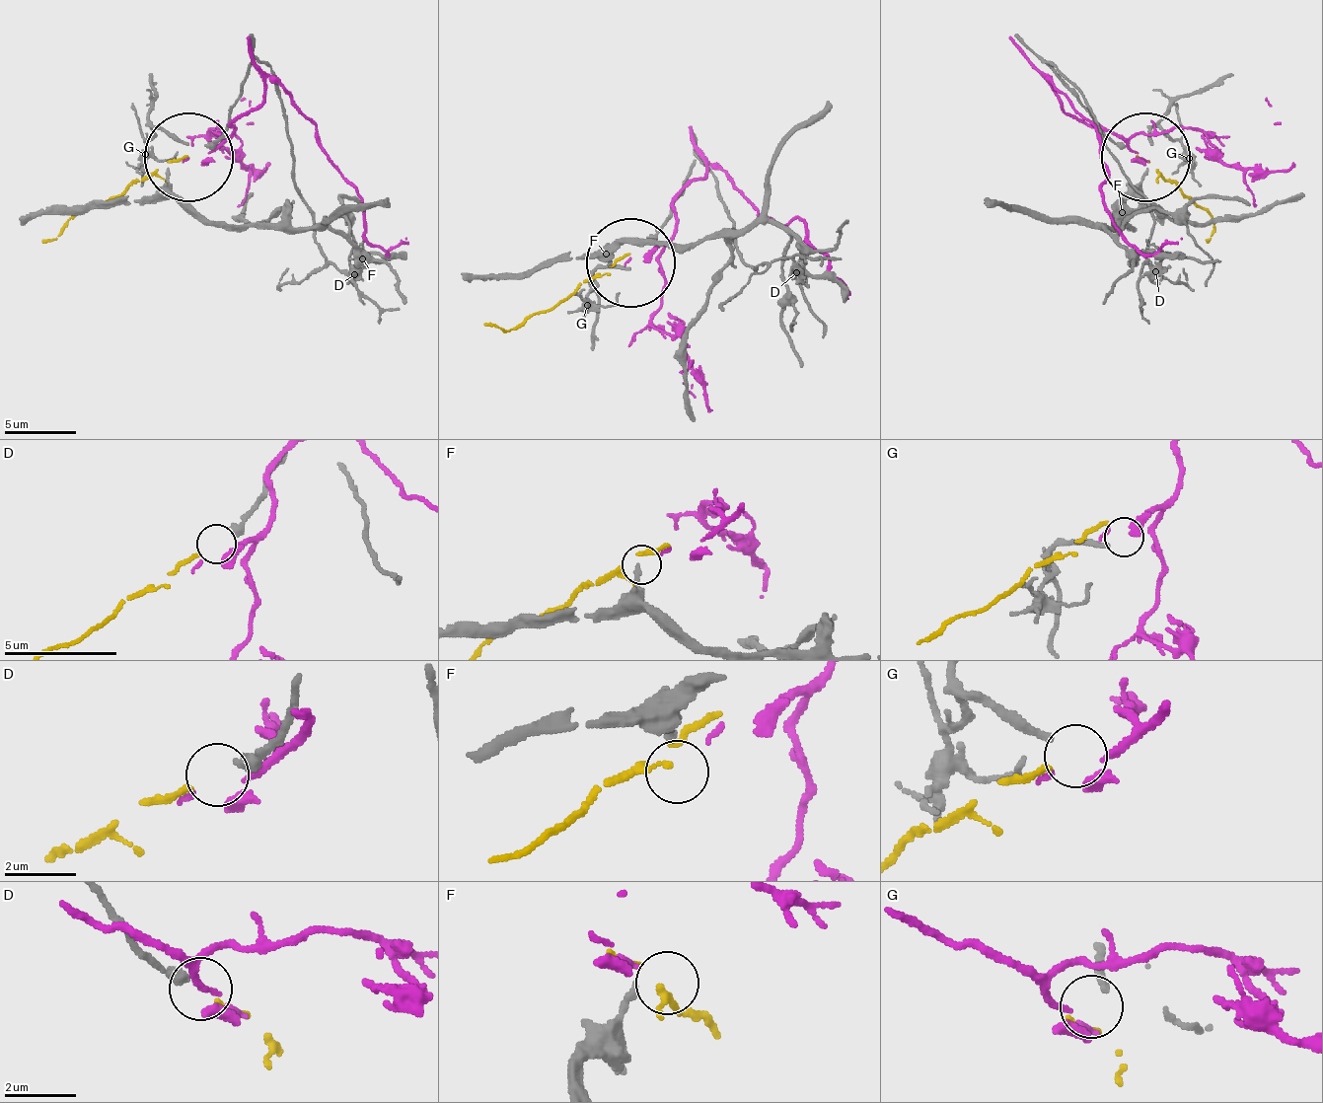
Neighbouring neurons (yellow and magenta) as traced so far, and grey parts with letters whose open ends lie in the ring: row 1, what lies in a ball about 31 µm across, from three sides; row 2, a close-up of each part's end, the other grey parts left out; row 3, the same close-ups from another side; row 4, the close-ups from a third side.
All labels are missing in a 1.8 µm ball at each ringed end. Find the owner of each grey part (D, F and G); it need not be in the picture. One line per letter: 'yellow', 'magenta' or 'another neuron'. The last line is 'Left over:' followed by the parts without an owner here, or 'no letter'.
D: yellow
F: another neuron
G: magenta
Left over: F

